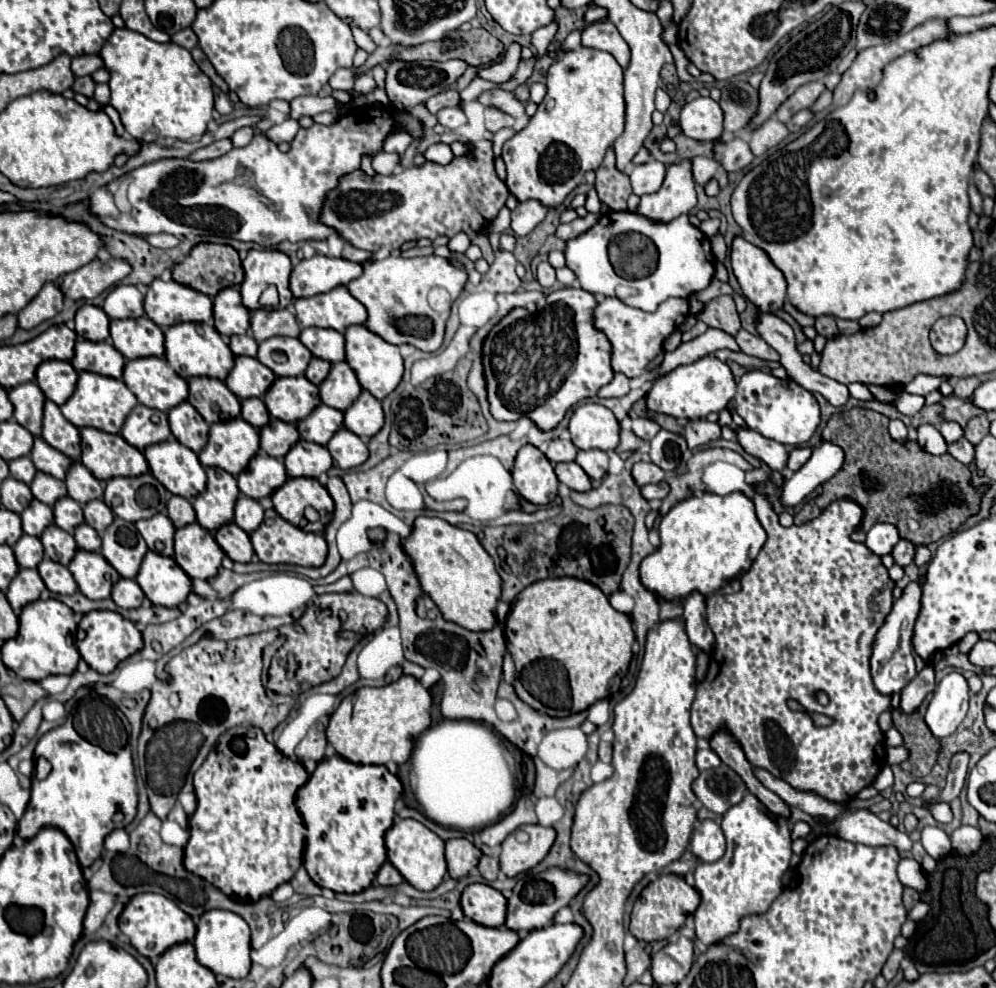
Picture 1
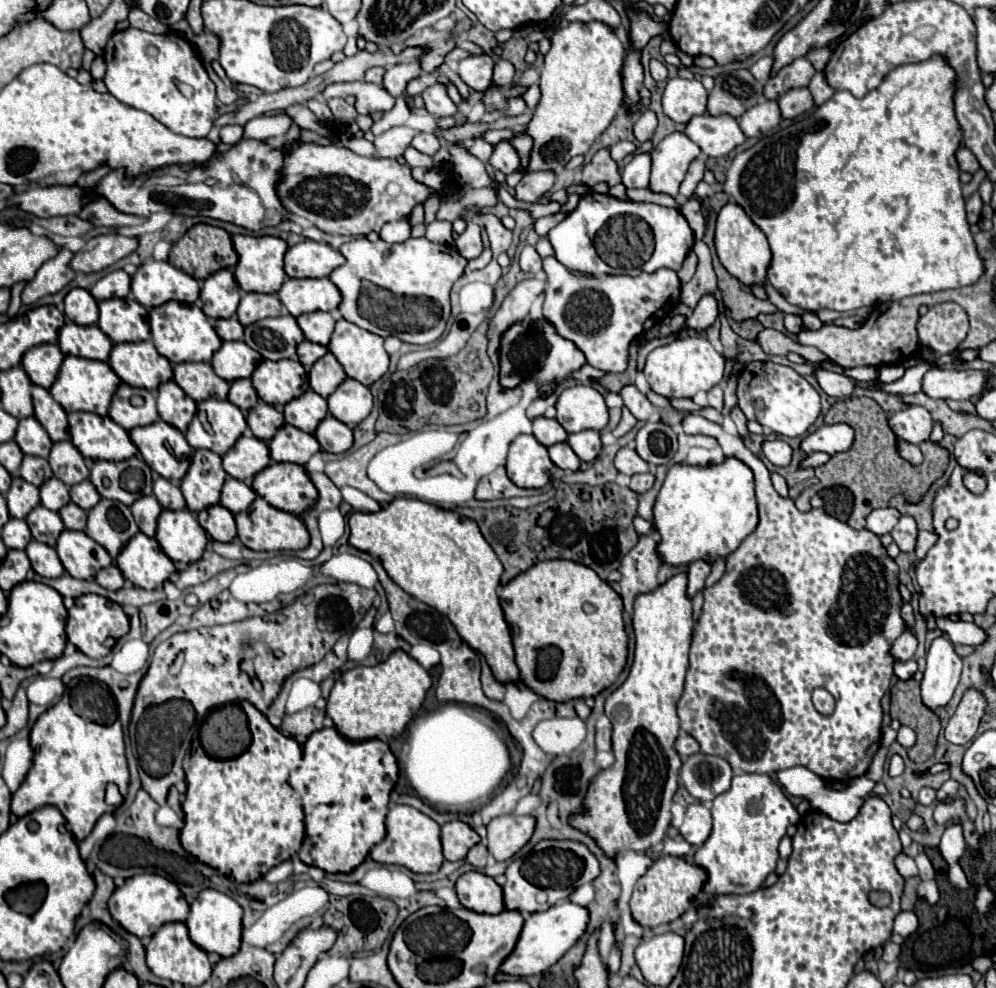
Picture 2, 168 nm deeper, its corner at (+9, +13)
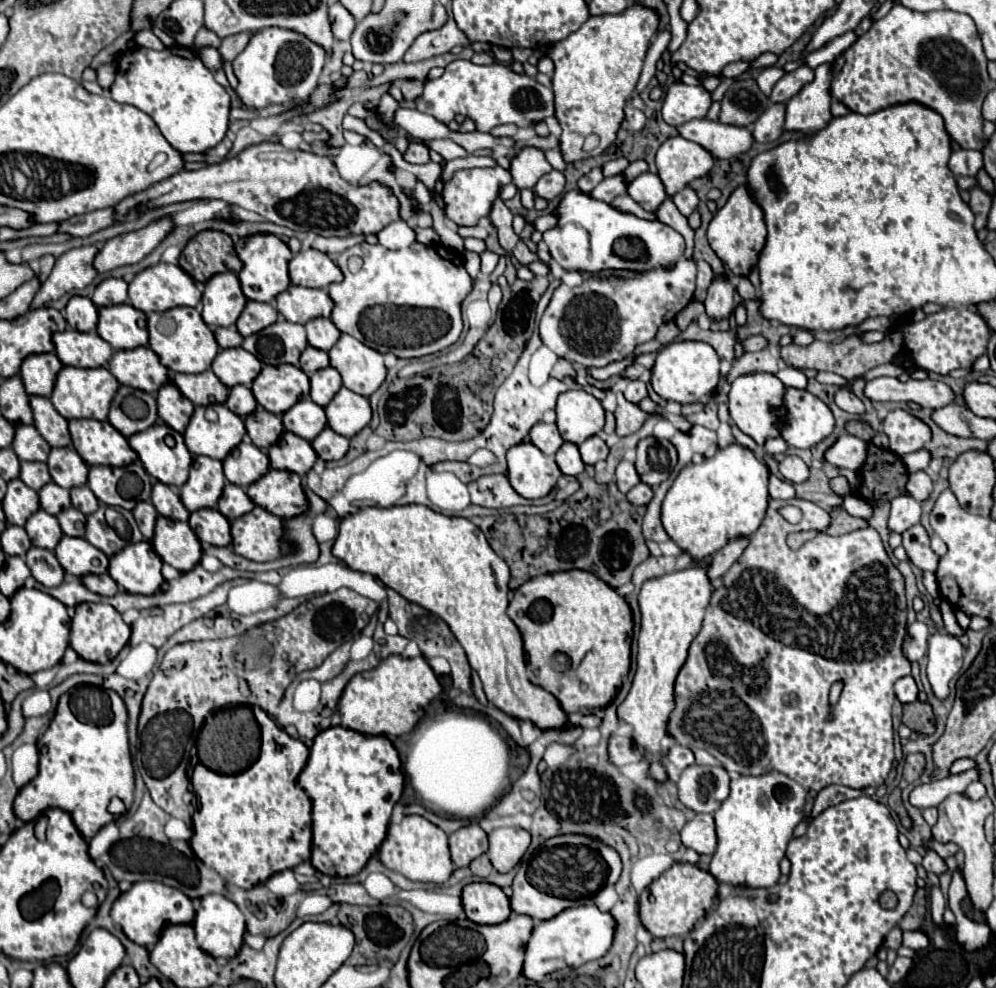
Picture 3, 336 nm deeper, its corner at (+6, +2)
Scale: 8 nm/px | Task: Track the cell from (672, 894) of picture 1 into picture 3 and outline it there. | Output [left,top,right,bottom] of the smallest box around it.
[639,863,719,937]

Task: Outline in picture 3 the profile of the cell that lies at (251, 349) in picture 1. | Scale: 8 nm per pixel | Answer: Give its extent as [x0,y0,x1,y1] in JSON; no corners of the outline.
[213,327,243,349]

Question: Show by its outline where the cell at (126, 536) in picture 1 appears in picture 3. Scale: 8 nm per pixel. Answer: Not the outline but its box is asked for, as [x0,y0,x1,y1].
[85,505,127,557]

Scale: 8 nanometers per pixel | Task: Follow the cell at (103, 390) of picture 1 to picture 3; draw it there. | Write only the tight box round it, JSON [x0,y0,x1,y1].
[51,367,119,421]

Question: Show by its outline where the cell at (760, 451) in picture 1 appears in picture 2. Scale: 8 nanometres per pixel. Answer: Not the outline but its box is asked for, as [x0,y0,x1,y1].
[762,440,792,466]

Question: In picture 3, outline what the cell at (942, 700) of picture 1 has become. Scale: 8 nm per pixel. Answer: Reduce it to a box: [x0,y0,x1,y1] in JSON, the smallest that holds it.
[927,633,963,699]

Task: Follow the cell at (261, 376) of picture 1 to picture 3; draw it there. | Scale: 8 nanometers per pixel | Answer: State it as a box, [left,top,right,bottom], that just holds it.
[211,347,261,387]

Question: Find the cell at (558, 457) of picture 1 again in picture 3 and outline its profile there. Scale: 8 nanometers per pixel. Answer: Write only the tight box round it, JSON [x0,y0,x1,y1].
[531,423,563,455]

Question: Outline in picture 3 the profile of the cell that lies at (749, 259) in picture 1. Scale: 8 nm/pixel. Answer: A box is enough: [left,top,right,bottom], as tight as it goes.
[707,185,767,277]

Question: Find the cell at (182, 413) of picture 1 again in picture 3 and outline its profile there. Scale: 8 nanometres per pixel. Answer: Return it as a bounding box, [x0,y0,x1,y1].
[157,383,195,433]

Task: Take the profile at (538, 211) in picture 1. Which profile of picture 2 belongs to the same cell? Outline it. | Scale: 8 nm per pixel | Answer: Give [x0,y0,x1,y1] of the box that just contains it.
[516,172,556,202]

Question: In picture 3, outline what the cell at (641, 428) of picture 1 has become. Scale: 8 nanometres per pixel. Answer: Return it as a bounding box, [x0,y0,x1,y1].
[623,381,647,405]

